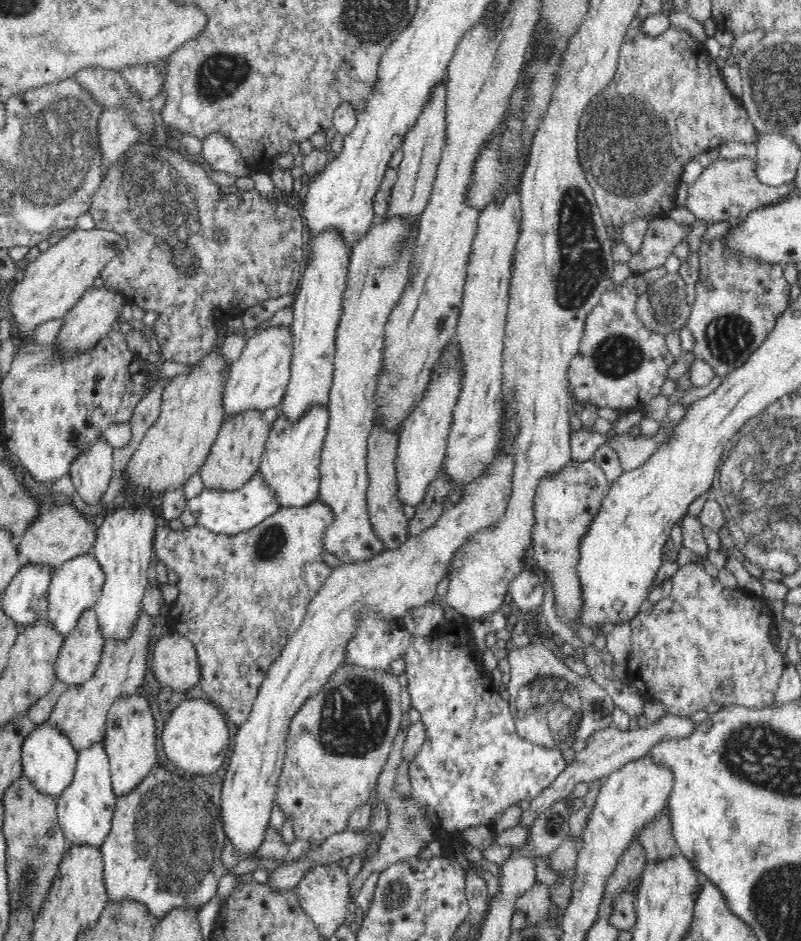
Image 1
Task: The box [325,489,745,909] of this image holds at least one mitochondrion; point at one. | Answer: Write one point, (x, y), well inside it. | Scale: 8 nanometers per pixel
(570, 710)

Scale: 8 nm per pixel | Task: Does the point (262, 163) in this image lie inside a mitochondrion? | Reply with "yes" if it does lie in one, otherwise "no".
no

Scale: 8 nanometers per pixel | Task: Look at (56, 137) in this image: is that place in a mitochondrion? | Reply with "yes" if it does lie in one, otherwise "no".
yes

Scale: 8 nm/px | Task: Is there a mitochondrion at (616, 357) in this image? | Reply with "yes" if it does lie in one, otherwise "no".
yes

